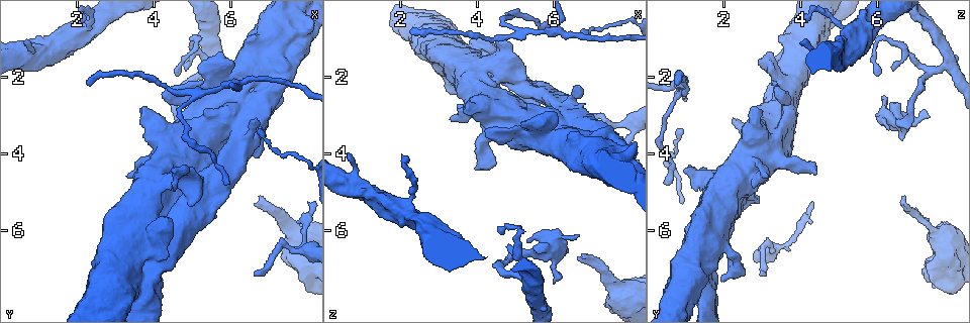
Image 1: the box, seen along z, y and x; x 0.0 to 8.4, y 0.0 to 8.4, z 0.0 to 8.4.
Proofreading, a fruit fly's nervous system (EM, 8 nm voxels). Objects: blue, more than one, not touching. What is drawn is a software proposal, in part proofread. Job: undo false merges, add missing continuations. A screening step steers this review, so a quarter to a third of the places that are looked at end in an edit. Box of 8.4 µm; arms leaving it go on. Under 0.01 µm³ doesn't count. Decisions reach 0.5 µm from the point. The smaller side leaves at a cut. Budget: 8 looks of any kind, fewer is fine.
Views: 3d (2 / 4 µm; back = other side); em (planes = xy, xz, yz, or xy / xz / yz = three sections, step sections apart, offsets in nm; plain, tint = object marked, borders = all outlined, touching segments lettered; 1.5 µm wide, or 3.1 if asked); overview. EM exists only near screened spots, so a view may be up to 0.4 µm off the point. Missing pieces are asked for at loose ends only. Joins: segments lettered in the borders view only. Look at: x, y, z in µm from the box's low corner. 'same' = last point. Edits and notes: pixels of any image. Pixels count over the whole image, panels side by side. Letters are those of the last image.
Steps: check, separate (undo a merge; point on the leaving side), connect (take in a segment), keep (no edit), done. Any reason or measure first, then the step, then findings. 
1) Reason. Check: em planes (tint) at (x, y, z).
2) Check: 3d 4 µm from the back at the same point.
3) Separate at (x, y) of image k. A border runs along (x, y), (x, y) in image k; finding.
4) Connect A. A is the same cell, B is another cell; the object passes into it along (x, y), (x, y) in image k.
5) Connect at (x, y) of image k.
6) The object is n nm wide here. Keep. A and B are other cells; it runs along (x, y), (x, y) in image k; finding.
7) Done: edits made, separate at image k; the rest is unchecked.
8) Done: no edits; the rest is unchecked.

Tapers out. Check: em yz step 4 (tint) at (6.75, 5.15, 6.75).

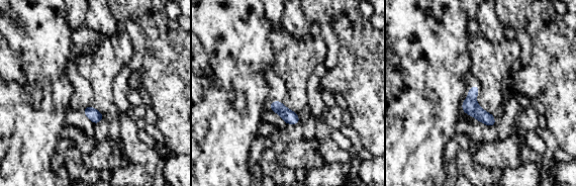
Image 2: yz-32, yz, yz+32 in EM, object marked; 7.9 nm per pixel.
Check: em planes (borders) at the same point.

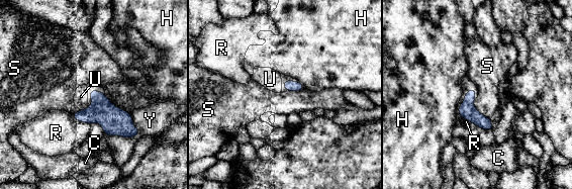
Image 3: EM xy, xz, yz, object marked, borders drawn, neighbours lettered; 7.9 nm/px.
Connect U. U is the same cell, C, H, R, S and Y are other cells; it goes on there.

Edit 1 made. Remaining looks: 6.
Abrupt turn. Check: em yz step 8 (tint) at (5.15, 1.00, 6.05).

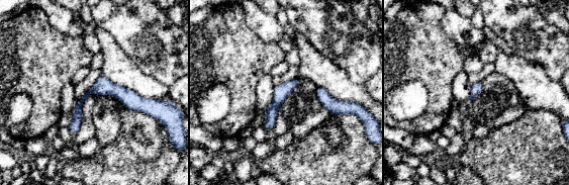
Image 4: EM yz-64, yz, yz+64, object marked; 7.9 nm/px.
Cut it another way. Check: em planes (tint) at the same point.

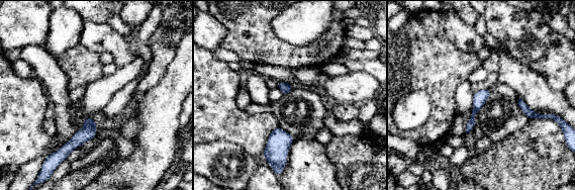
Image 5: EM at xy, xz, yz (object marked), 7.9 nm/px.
What lies round it. Check: em planes (borders) at the same point.

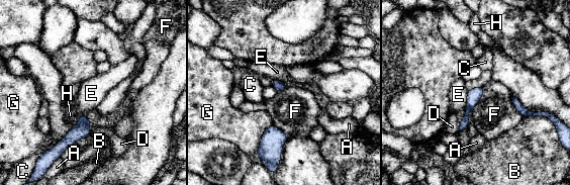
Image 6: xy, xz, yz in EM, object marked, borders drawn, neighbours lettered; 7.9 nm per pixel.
The object is 80 nm wide here. Keep. A, B, C, D, E, F, G and H are other cells; a border runs along (483, 87), (483, 95), (469, 117) in image 6; one cell here.

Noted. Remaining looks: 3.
Thin end. Check: 3d 2 µm at (6.65, 7.15, 2.95).

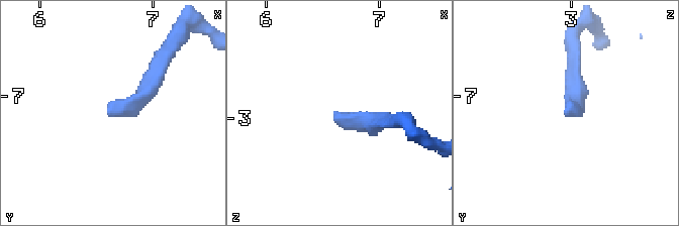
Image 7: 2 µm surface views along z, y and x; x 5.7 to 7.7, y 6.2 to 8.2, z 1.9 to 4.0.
Now the EM. Check: em planes (borders) at (6.58, 7.18, 2.96).

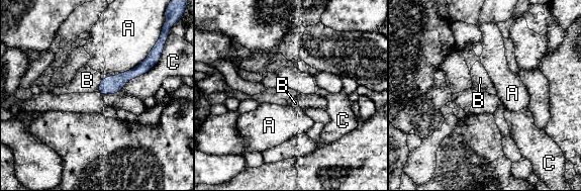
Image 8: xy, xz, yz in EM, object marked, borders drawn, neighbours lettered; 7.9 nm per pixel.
Connect B. B is the same cell, A and C are other cells; the cell continues.

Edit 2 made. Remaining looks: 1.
Done: edits made, connect at image 3, connect at image 8; the rest is unchecked.

